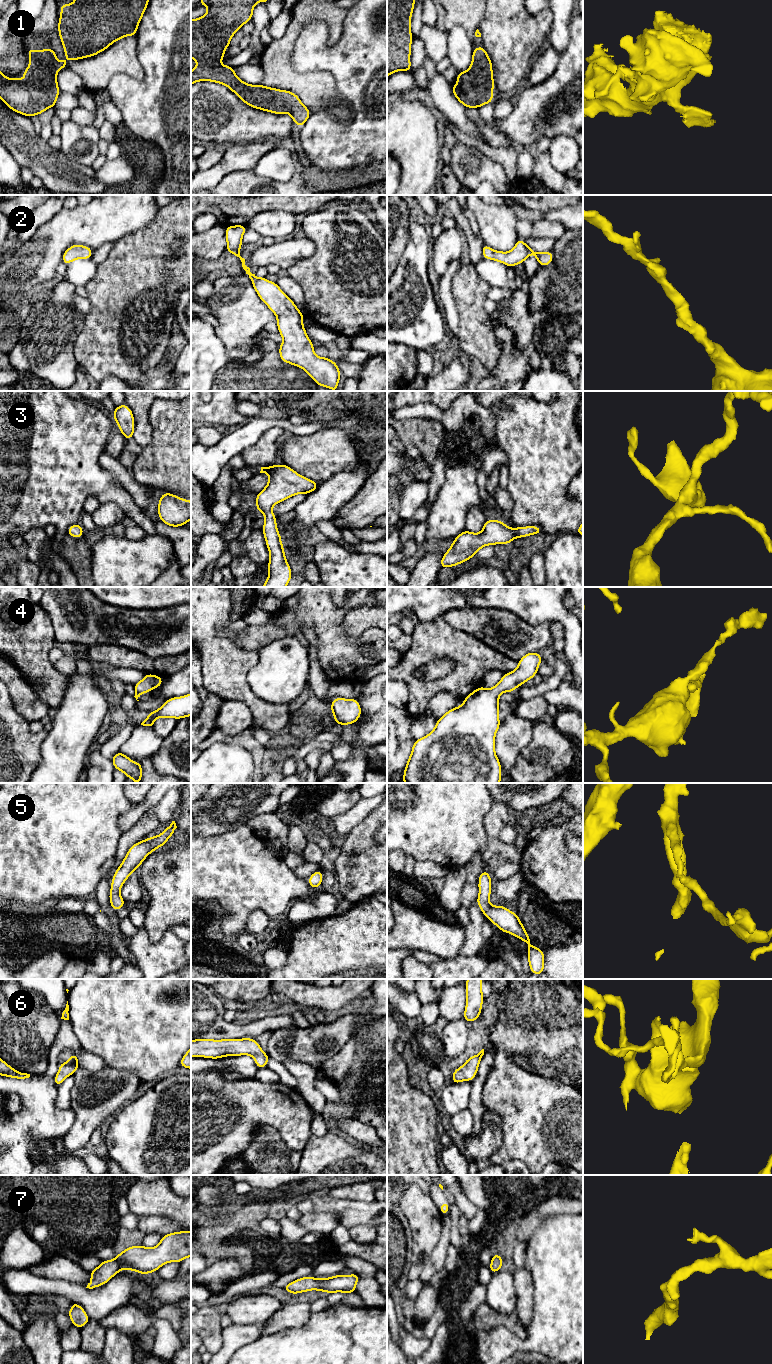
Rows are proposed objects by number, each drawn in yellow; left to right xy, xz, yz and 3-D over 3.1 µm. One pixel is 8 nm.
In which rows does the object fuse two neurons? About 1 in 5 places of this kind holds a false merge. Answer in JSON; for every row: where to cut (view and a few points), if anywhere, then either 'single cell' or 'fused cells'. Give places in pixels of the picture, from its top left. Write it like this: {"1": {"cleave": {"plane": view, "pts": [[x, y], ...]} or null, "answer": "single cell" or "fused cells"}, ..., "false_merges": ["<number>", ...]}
{"1": {"cleave": null, "answer": "single cell"}, "2": {"cleave": null, "answer": "single cell"}, "3": {"cleave": null, "answer": "single cell"}, "4": {"cleave": null, "answer": "single cell"}, "5": {"cleave": null, "answer": "single cell"}, "6": {"cleave": null, "answer": "single cell"}, "7": {"cleave": null, "answer": "single cell"}, "false_merges": []}

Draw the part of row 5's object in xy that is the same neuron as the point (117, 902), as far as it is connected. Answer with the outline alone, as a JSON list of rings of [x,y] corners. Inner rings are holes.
[[[172,821],[160,835],[147,838],[146,840],[142,839],[130,847],[121,865],[113,874],[113,880],[111,881],[109,899],[113,910],[118,911],[125,905],[124,899],[120,896],[120,891],[129,875],[133,871],[138,870],[141,863],[150,853],[164,846],[168,839],[174,834],[176,828],[175,821]]]

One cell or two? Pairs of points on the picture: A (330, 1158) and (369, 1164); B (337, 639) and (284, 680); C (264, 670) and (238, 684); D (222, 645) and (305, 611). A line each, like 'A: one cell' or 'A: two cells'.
A: one cell
B: two cells
C: two cells
D: two cells

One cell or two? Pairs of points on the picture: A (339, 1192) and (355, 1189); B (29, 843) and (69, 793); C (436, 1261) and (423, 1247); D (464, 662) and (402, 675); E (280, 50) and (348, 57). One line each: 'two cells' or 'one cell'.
A: one cell
B: one cell
C: two cells
D: one cell
E: two cells

